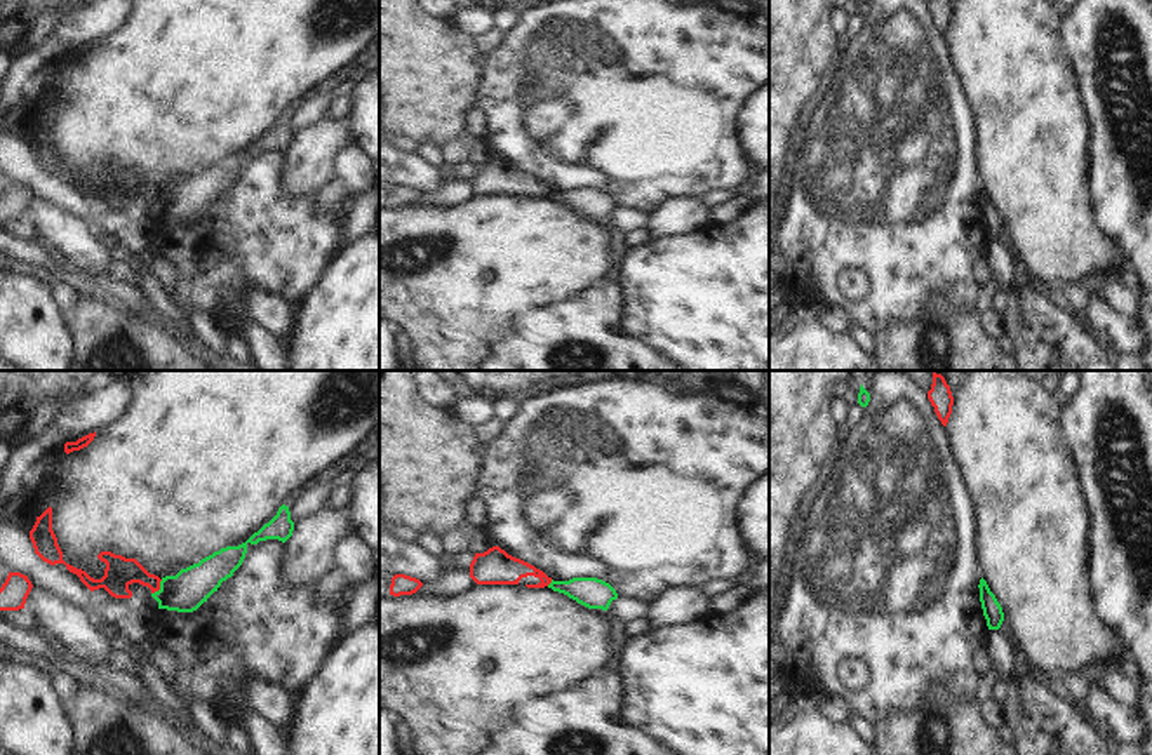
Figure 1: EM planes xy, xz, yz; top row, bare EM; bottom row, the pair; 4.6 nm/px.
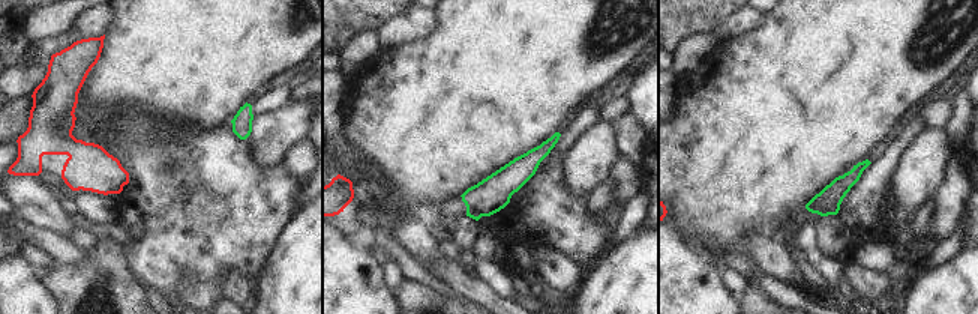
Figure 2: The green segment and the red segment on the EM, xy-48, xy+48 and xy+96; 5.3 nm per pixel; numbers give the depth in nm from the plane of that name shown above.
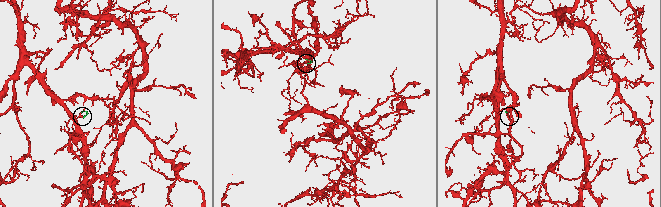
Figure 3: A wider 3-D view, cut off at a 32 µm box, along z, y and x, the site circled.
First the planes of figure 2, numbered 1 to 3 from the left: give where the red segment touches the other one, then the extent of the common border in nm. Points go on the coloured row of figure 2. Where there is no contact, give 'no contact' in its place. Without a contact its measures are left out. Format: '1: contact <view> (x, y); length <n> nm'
1: no contact
2: no contact
3: no contact

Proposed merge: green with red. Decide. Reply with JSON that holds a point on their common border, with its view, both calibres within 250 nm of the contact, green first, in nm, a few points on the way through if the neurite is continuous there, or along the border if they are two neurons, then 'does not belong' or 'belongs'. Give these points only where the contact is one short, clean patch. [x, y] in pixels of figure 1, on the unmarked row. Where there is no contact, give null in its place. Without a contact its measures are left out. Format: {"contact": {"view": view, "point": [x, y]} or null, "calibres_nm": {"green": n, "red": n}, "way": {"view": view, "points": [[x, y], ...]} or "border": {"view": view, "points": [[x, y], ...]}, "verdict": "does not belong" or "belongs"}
{"contact": {"view": "xy", "point": [160, 199]}, "calibres_nm": {"green": 190, "red": 140}, "border": {"view": "xy", "points": [[162, 190], [160, 197], [152, 204]]}, "verdict": "does not belong"}

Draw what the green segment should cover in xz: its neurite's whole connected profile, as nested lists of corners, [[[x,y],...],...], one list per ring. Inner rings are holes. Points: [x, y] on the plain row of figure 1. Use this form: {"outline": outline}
{"outline": [[[573,188],[569,191],[552,190],[548,198],[567,205],[588,219],[607,221],[611,212],[618,209],[616,200],[609,193],[597,188]]]}

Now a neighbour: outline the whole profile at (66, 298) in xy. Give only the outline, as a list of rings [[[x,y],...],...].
[[[44,277],[44,278],[47,280],[47,285],[52,292],[56,303],[59,304],[64,320],[70,322],[71,315],[73,315],[75,308],[78,306],[78,303],[82,301],[82,297],[66,284],[57,282],[54,278],[47,278],[47,277]]]

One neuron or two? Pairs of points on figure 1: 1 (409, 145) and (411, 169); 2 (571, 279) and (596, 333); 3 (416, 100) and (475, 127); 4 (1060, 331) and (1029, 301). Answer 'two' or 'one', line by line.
1: two
2: two
3: two
4: one

